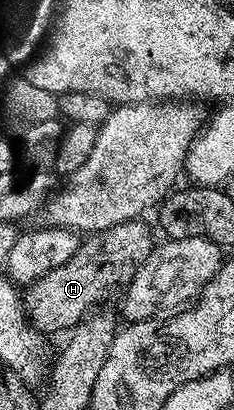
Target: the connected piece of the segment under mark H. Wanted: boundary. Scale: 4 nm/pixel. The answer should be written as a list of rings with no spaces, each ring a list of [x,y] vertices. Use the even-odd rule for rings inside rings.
[[[141,218],[132,221],[124,221],[120,225],[112,225],[112,229],[104,229],[87,234],[81,240],[68,261],[59,268],[52,269],[51,272],[44,273],[34,283],[29,284],[24,291],[24,306],[28,312],[30,326],[43,333],[50,331],[66,331],[78,326],[83,319],[87,318],[117,287],[122,287],[125,283],[128,285],[134,283],[134,275],[148,261],[148,257],[154,251],[156,239],[150,236],[148,228],[142,224]]]

